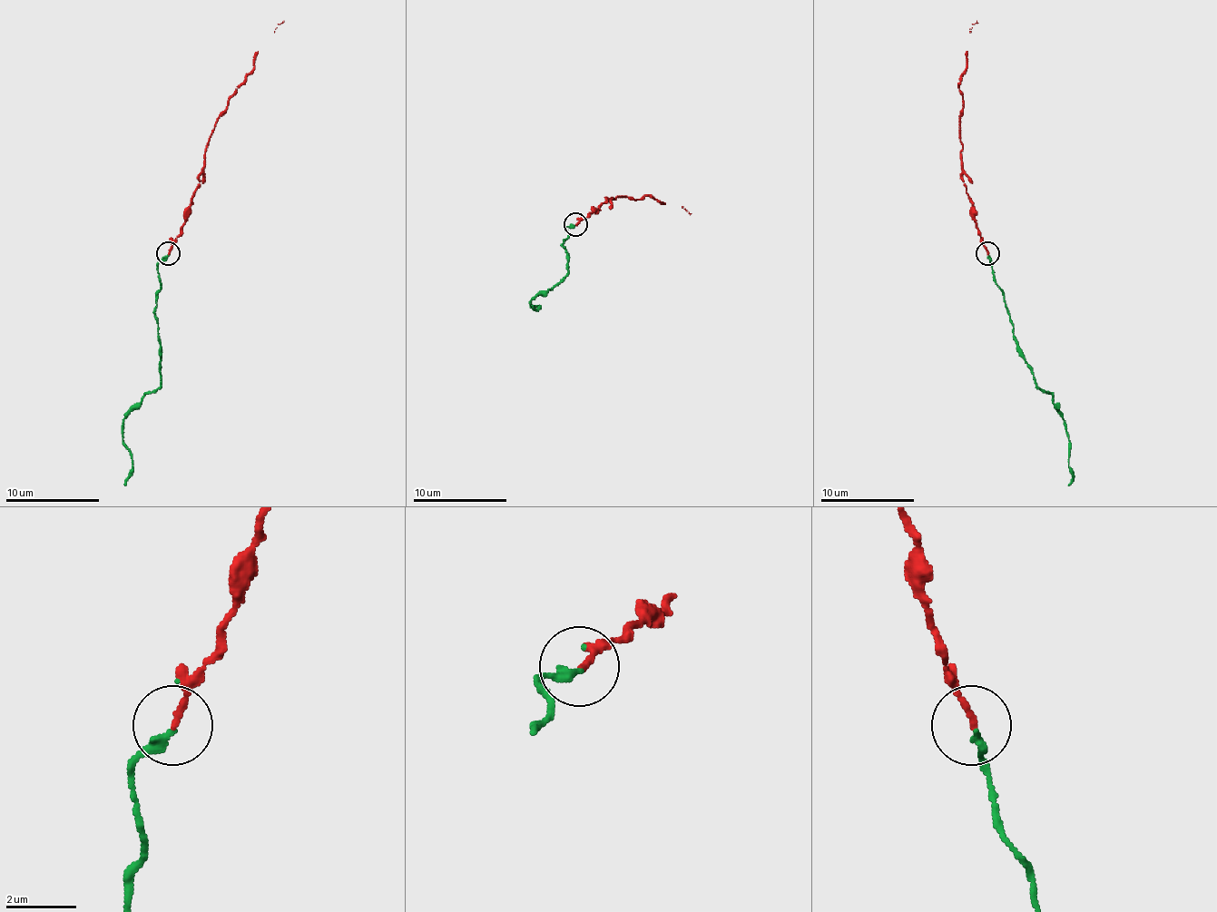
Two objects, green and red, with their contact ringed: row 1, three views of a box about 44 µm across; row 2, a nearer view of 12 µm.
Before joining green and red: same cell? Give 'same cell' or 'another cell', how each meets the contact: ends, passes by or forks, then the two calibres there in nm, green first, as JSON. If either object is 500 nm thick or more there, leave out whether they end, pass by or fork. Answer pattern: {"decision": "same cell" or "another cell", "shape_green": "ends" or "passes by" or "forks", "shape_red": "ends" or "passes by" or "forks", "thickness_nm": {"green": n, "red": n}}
{"decision": "same cell", "shape_green": "ends", "shape_red": "ends", "thickness_nm": {"green": 280, "red": 180}}

